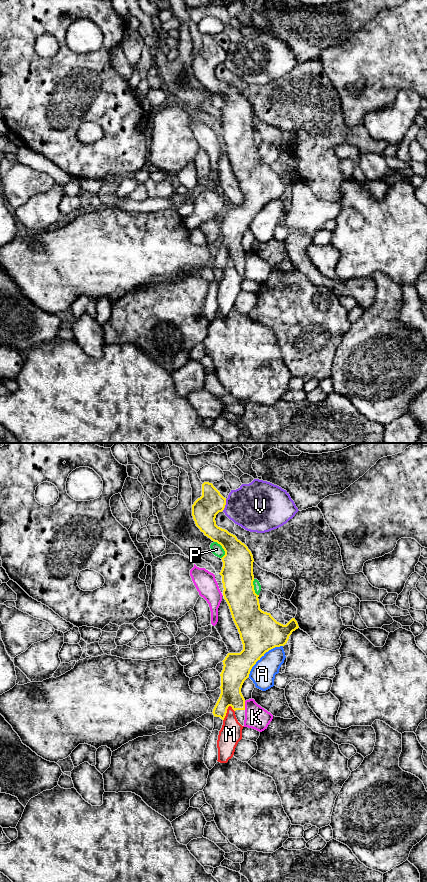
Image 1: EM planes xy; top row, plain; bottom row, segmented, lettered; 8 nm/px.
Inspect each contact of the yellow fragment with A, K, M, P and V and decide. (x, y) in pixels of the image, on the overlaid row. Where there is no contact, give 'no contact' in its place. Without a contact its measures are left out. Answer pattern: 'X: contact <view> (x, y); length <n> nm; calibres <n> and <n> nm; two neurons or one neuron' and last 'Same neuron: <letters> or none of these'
A: contact xy (262, 655); length 380 nm; calibres 320 and 200 nm; two neurons
K: contact xy (244, 705); length 70 nm; calibres 190 and 190 nm; two neurons
M: contact xy (226, 712); length 140 nm; calibres 180 and 180 nm; two neurons
P: contact xy (223, 548); length 160 nm; calibres 260 and 90 nm; two neurons
V: contact xy (225, 504); length 100 nm; calibres 200 and 400 nm; two neurons
Same neuron: none of these

